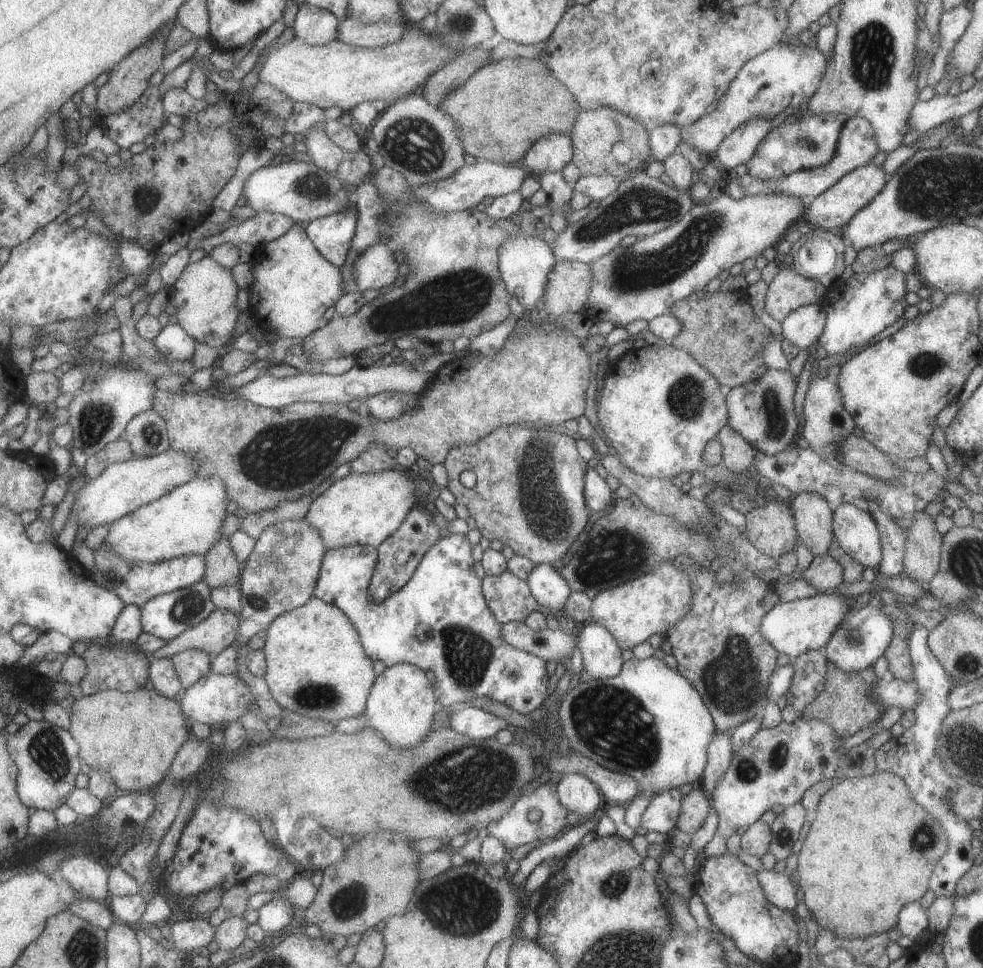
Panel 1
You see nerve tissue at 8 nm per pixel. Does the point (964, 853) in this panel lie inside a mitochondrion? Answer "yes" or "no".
no

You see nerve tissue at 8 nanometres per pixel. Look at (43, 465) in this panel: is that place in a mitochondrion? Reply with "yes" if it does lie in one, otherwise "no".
no

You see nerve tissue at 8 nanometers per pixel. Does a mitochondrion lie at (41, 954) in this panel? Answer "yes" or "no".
no

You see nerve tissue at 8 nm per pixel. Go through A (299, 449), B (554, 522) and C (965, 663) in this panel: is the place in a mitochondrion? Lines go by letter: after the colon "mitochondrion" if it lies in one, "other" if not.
A: mitochondrion
B: mitochondrion
C: mitochondrion

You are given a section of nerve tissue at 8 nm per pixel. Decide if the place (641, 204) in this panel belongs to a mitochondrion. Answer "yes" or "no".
yes

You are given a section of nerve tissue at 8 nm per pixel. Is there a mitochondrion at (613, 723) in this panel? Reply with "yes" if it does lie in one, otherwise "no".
yes

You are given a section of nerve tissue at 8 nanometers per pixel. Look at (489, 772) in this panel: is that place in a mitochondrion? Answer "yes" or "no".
yes

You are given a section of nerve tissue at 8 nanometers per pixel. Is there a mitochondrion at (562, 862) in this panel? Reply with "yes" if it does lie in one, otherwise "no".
no

